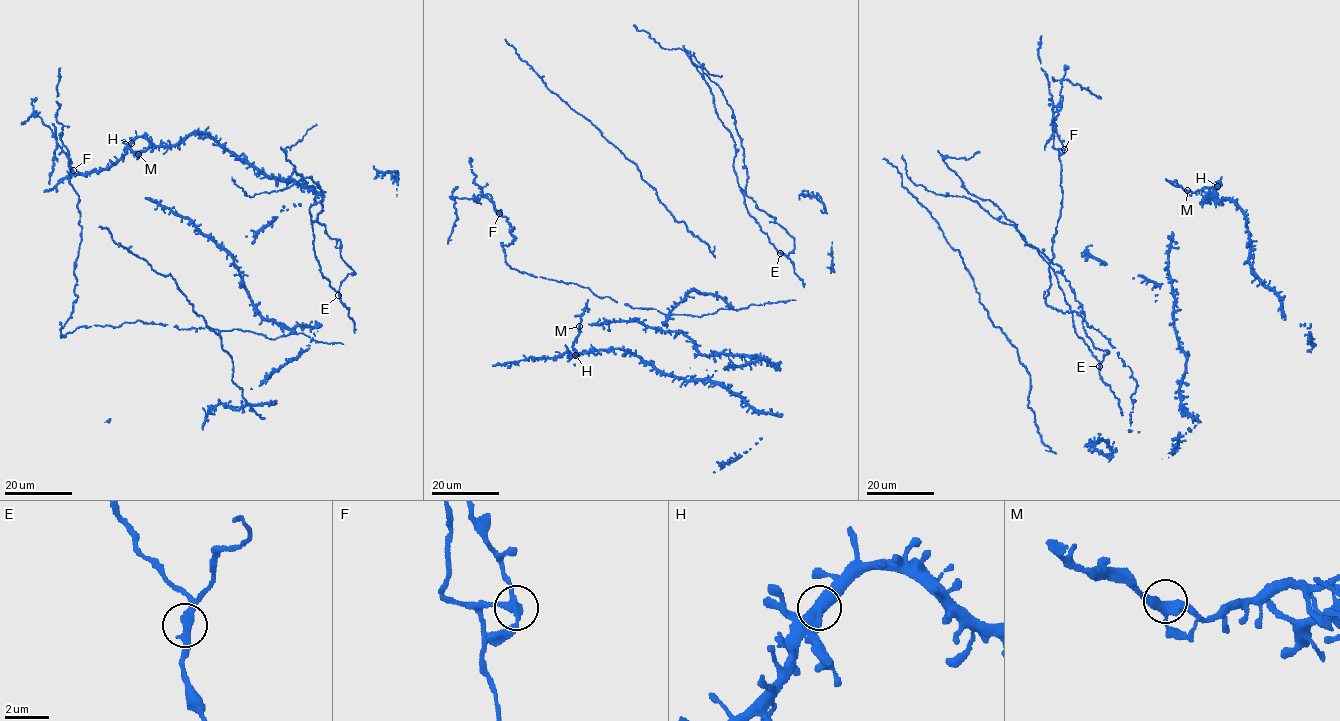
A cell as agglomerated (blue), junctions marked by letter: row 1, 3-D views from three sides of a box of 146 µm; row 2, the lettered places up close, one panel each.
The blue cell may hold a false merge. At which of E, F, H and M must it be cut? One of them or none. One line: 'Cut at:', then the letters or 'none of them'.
Cut at: F

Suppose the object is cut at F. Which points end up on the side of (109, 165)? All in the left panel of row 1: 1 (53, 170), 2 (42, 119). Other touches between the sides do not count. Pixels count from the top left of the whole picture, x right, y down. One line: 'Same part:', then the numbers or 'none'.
Same part: none

